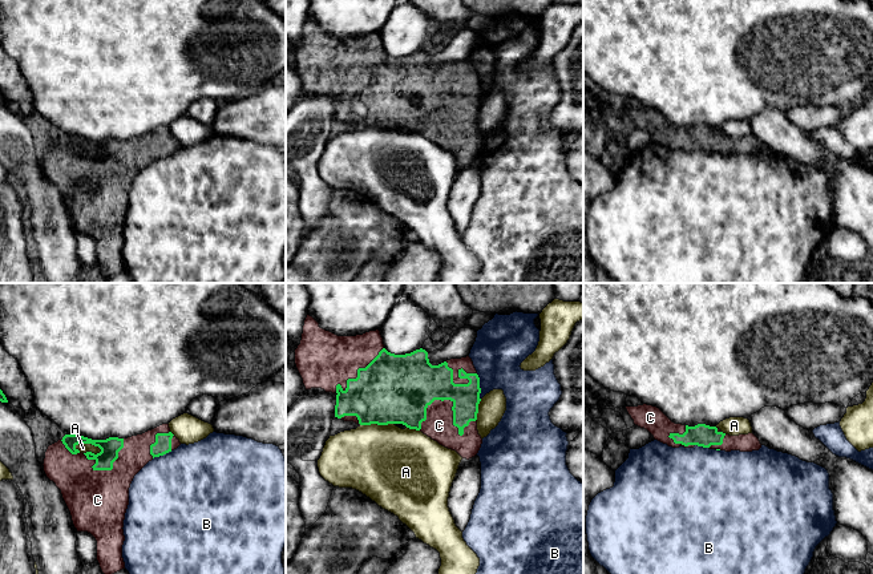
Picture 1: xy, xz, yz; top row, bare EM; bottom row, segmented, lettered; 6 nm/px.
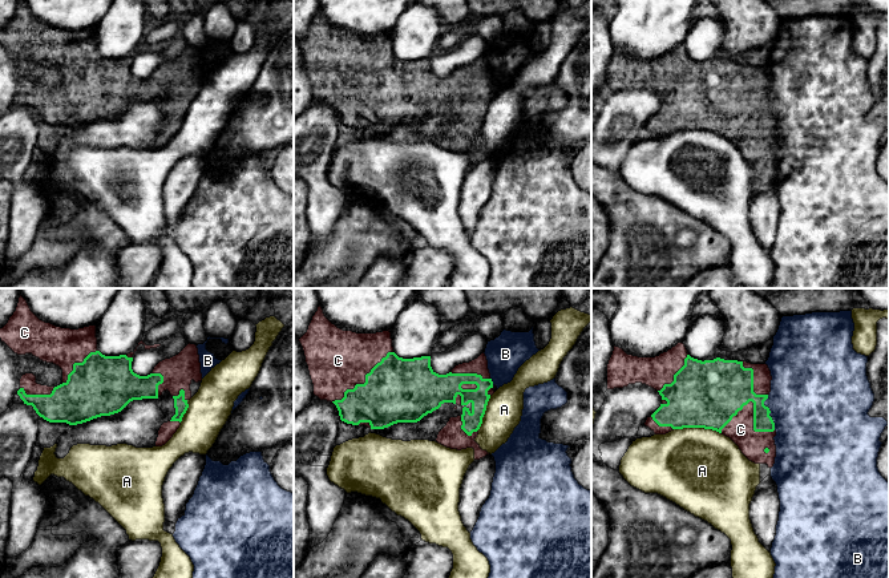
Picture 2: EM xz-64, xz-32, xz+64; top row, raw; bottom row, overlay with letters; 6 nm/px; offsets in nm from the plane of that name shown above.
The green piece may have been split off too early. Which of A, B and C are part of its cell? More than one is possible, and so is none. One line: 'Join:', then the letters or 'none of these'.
Join: C

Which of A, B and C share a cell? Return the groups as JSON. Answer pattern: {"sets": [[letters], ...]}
{"sets": [["A"], ["B"], ["C"]]}

